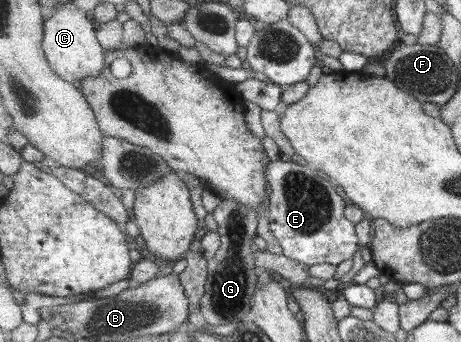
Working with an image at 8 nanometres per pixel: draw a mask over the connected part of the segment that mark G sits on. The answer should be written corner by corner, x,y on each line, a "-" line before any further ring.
222,199
221,204
212,214
218,224
217,232
221,238
221,245
215,256
208,260
208,275
205,282
205,293
200,299
200,310
208,325
219,326
219,324
229,324
229,322
237,323
251,317
253,295
259,286
257,280
259,271
255,264
255,256
253,256
253,250
255,250
253,238
257,236
257,213
237,199

